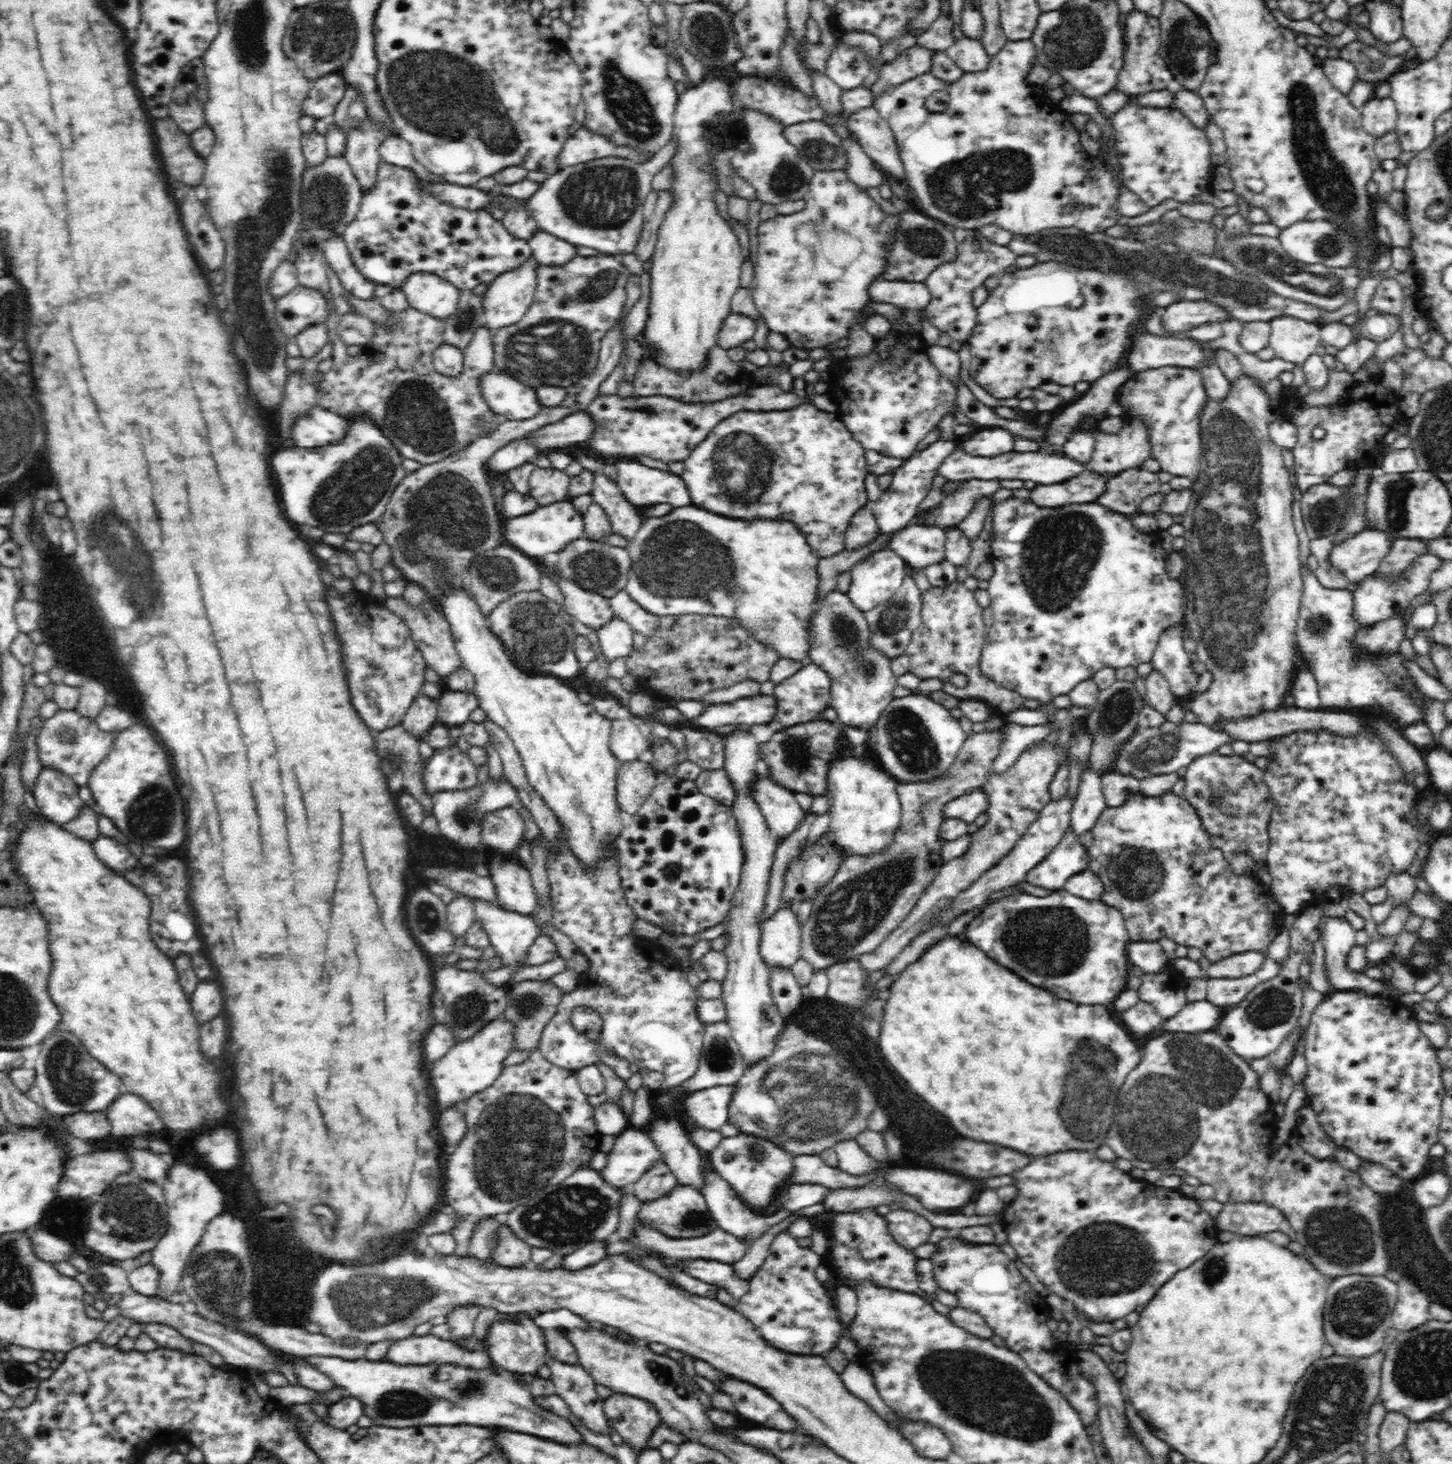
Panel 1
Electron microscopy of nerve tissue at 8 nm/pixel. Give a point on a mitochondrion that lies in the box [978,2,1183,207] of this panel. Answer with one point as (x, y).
(1078, 38)

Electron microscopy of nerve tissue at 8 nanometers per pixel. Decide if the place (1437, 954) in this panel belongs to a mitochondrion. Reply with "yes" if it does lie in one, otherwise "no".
no

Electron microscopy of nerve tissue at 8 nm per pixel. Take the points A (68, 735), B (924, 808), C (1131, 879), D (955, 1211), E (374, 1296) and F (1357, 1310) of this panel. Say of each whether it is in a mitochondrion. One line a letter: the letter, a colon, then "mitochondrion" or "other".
A: mitochondrion
B: mitochondrion
C: mitochondrion
D: other
E: mitochondrion
F: mitochondrion

